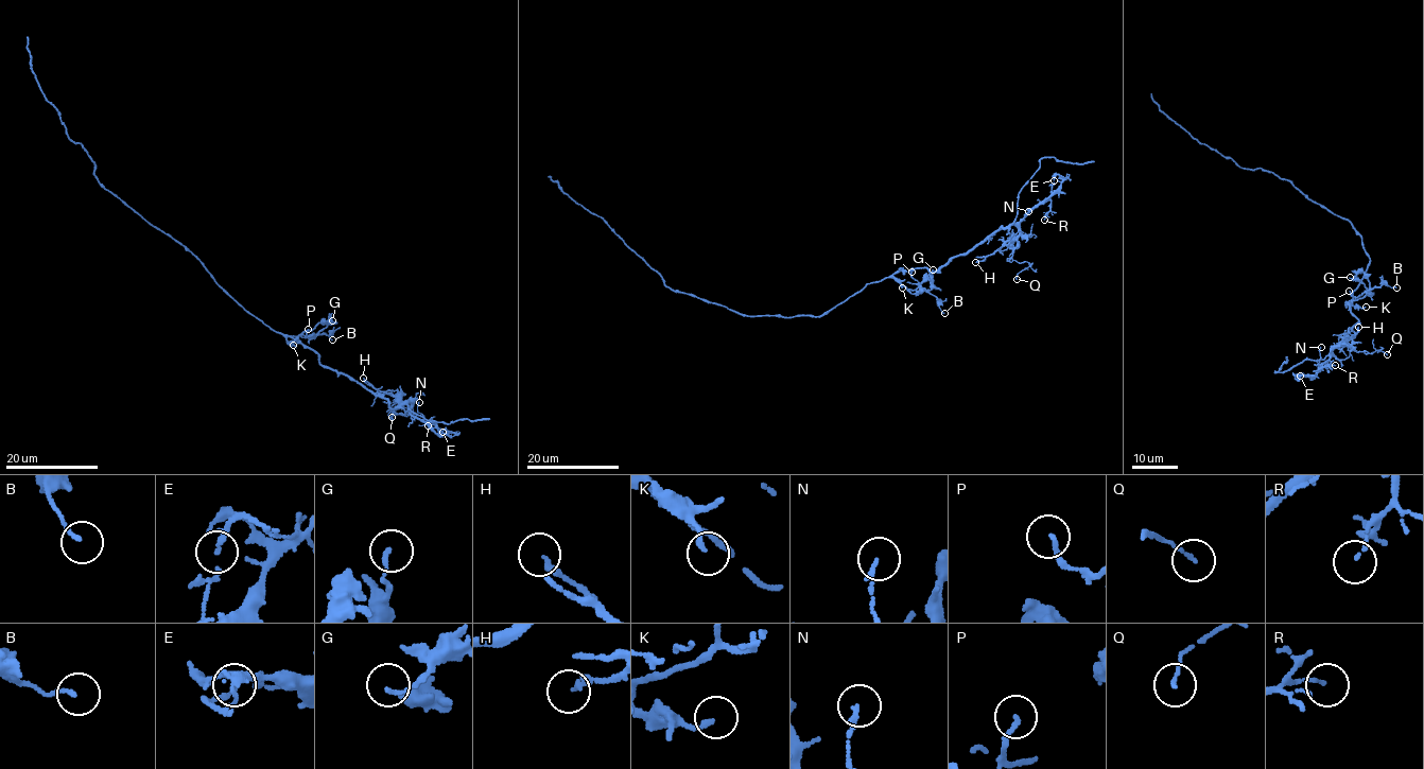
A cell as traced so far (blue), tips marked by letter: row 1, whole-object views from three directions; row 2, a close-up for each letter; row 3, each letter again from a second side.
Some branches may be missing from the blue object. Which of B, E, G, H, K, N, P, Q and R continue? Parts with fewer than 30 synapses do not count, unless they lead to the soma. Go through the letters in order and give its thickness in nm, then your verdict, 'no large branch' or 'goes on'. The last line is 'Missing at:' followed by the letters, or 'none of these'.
B: 120 nm thick; no large branch
E: 150 nm thick; no large branch
G: 130 nm thick; no large branch
H: 200 nm thick; no large branch
K: 160 nm thick; no large branch
N: 160 nm thick; no large branch
P: 170 nm thick; no large branch
Q: 110 nm thick; no large branch
R: 110 nm thick; no large branch
Missing at: none of these

